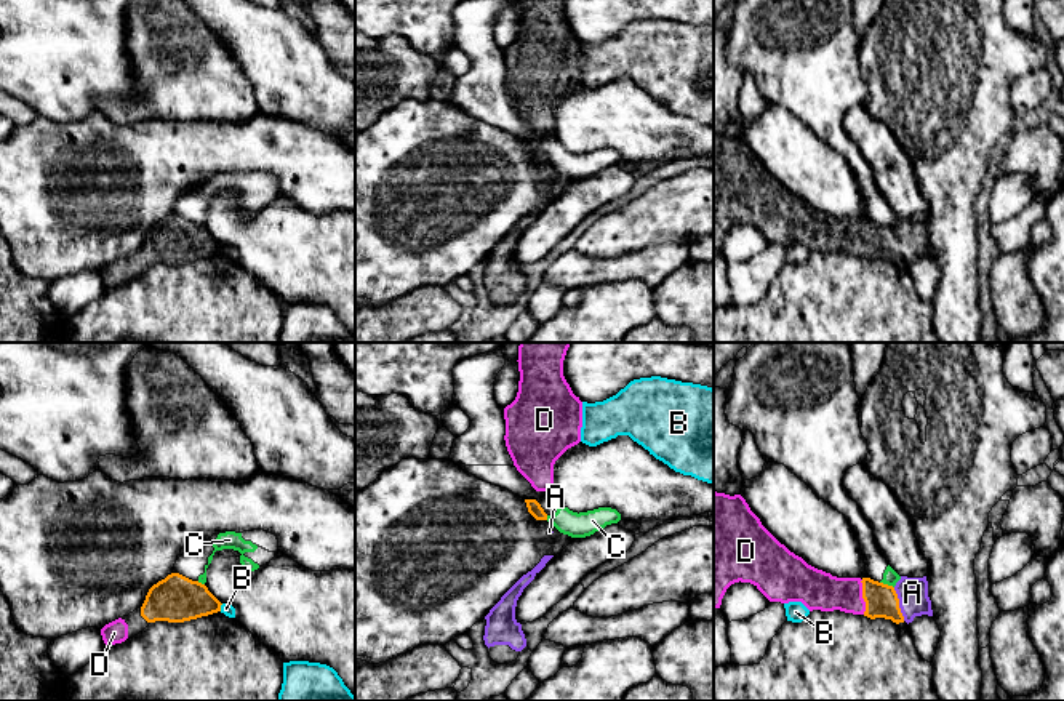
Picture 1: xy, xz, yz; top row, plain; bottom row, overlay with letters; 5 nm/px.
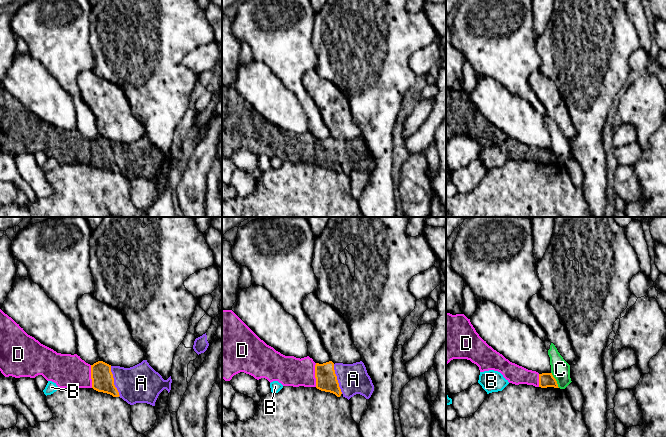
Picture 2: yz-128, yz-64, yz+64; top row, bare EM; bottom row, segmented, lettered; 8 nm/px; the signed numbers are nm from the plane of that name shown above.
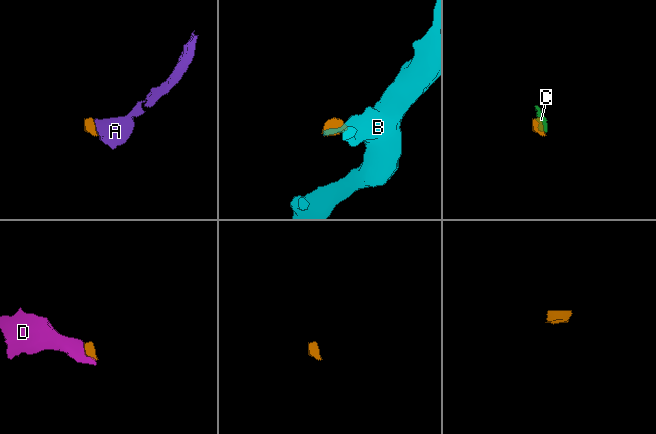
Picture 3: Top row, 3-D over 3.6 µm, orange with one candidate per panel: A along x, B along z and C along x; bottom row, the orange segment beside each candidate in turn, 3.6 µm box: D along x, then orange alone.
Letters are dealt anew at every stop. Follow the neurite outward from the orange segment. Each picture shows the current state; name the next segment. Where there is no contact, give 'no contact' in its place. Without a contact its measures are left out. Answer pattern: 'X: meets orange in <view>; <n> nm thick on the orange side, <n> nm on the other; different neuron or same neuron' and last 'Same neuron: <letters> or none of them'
A: meets orange in yz; 160 nm thick on the orange side, 160 nm on the other; same neuron
B: meets orange in xy; 240 nm thick on the orange side, 60 nm on the other; different neuron
C: meets orange in yz; 160 nm thick on the orange side, 80 nm on the other; different neuron
D: meets orange in yz; 160 nm thick on the orange side, 200 nm on the other; same neuron
Same neuron: A, D

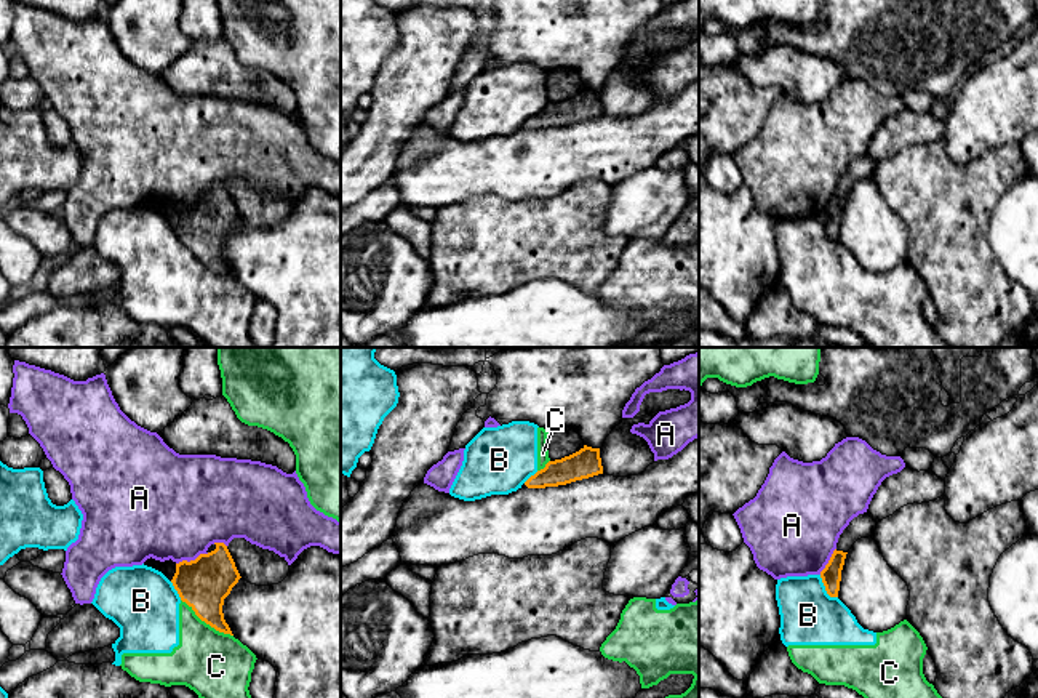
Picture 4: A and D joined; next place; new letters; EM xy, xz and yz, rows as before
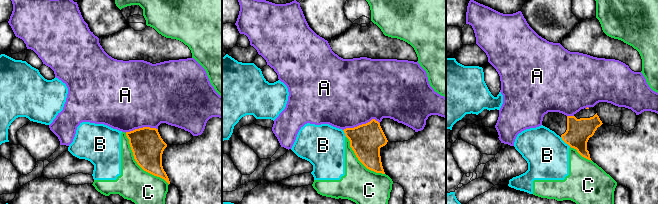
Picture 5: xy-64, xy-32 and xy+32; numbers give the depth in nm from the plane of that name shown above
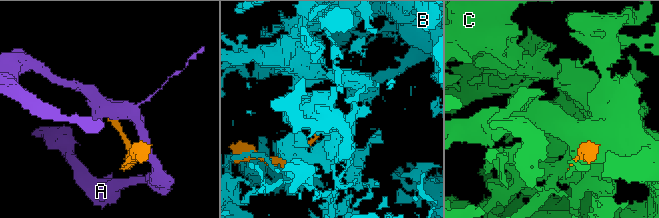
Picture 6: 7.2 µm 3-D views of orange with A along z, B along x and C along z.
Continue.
A: meets orange in xy; 260 nm thick on the orange side, 460 nm on the other; different neuron
B: meets orange in yz; 100 nm thick on the orange side, 280 nm on the other; different neuron
C: meets orange in xy; 260 nm thick on the orange side, 340 nm on the other; different neuron
Same neuron: none of them

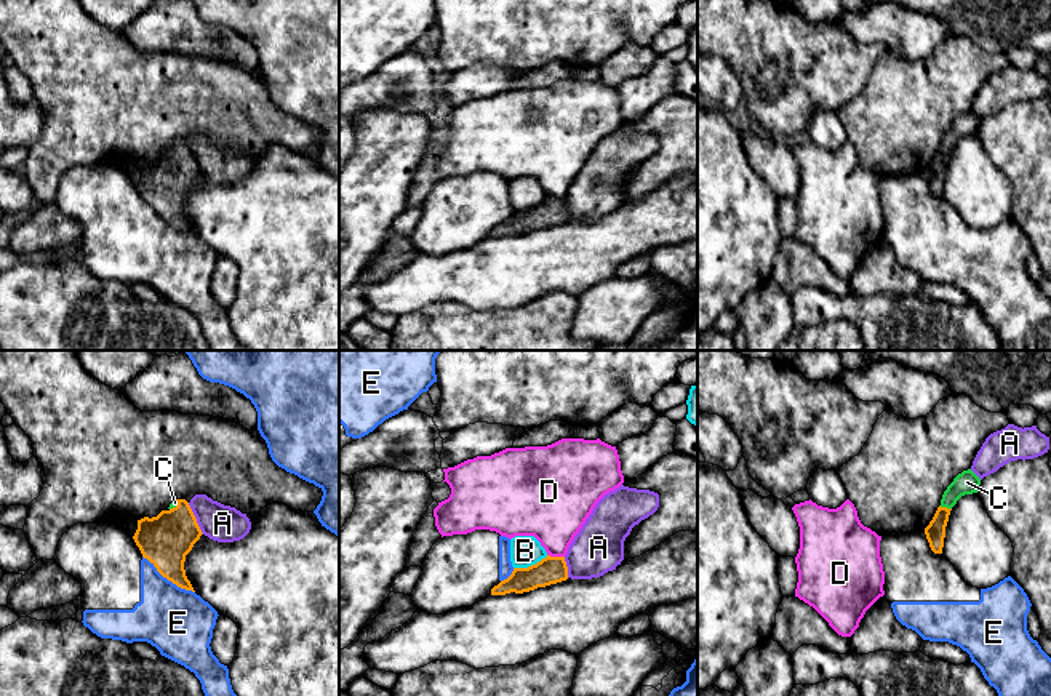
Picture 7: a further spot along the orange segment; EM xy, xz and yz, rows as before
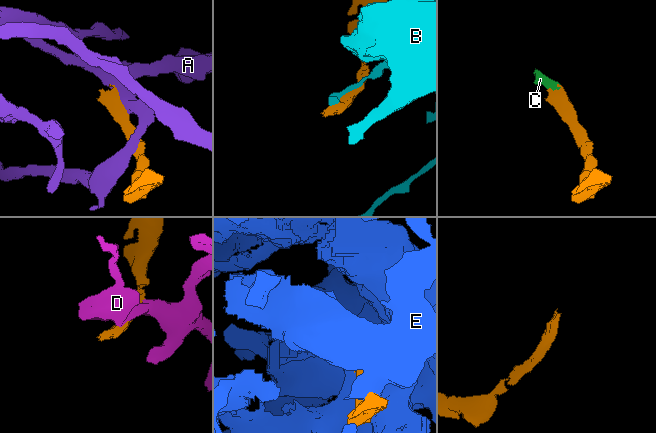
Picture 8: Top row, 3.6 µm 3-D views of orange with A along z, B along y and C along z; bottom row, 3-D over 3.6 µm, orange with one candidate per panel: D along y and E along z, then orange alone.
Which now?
A: meets orange in xy; 260 nm thick on the orange side, 190 nm on the other; different neuron
B: meets orange in xz; 140 nm thick on the orange side, 160 nm on the other; different neuron
C: meets orange in yz; 100 nm thick on the orange side, 120 nm on the other; same neuron
D: meets orange in xz; 140 nm thick on the orange side, 340 nm on the other; different neuron
E: meets orange in xy; 260 nm thick on the orange side, 340 nm on the other; different neuron
Same neuron: C

